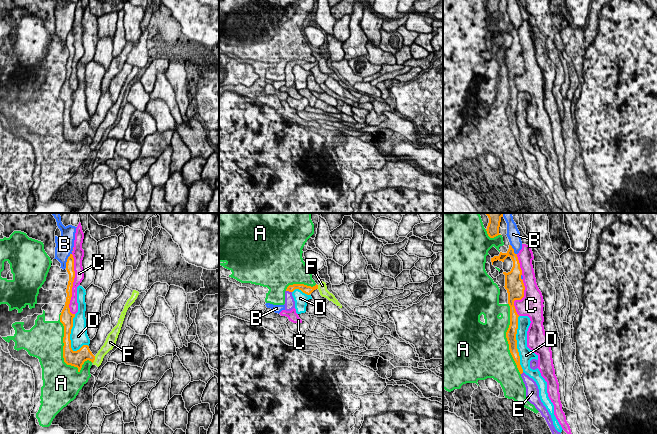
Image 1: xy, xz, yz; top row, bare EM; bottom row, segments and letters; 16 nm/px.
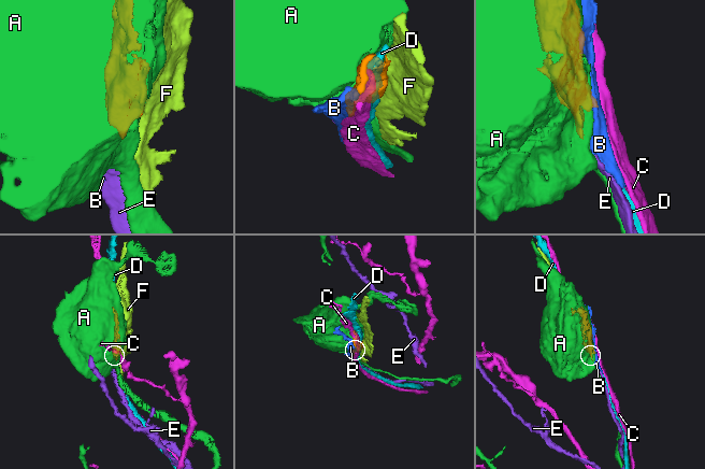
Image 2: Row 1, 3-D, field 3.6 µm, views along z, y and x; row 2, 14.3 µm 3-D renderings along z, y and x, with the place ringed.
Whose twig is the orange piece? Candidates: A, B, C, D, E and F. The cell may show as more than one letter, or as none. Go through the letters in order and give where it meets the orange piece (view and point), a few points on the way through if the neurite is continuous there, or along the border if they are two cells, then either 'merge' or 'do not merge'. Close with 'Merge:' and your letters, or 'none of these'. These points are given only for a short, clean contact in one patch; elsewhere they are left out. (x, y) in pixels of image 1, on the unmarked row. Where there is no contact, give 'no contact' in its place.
A: meets orange in xy at (63, 122); do not merge
B: meets orange in xy at (67, 36); do not merge
C: meets orange in xy at (72, 61); do not merge
D: meets orange in yz at (516, 120); do not merge
E: meets orange in xz at (289, 67); merge
F: meets orange in xy at (94, 135); do not merge
Merge: E

